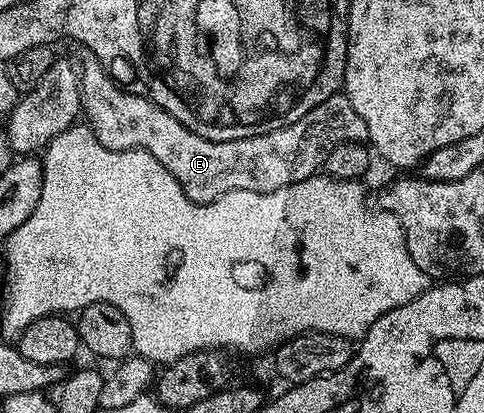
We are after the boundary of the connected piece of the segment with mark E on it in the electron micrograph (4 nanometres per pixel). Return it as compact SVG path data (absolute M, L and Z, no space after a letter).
M91 54L79 64L81 74L81 111L95 138L111 150L143 148L159 166L166 168L196 204L209 204L235 190L274 192L318 175L327 154L344 140L360 144L368 141L367 122L359 118L344 94L319 102L315 110L303 114L299 122L274 132L242 140L208 140L183 126L167 110L142 96L127 92L112 80Z

